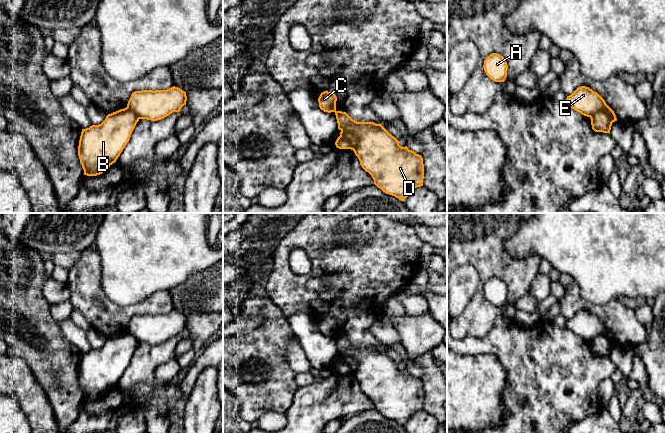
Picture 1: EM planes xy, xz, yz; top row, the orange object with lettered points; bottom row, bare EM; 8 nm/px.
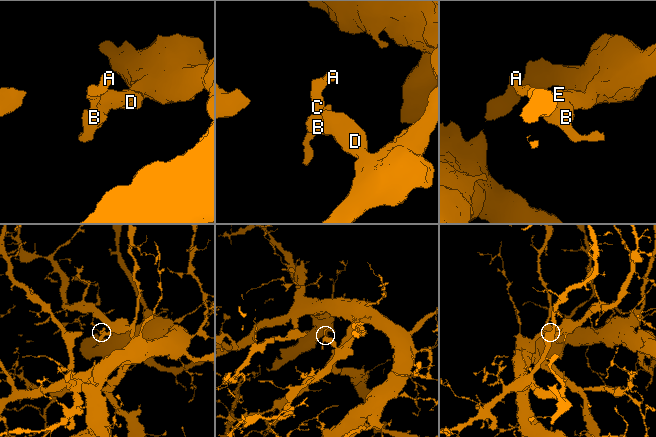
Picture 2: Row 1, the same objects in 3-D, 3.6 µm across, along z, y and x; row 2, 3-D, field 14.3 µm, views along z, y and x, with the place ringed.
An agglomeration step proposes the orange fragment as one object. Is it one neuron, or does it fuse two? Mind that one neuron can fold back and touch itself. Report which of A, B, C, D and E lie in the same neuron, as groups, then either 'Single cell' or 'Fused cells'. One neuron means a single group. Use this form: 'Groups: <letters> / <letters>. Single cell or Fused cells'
Groups: A B C / D E. Fused cells

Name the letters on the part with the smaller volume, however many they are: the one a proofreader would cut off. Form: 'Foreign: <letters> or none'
Foreign: A, B, C

